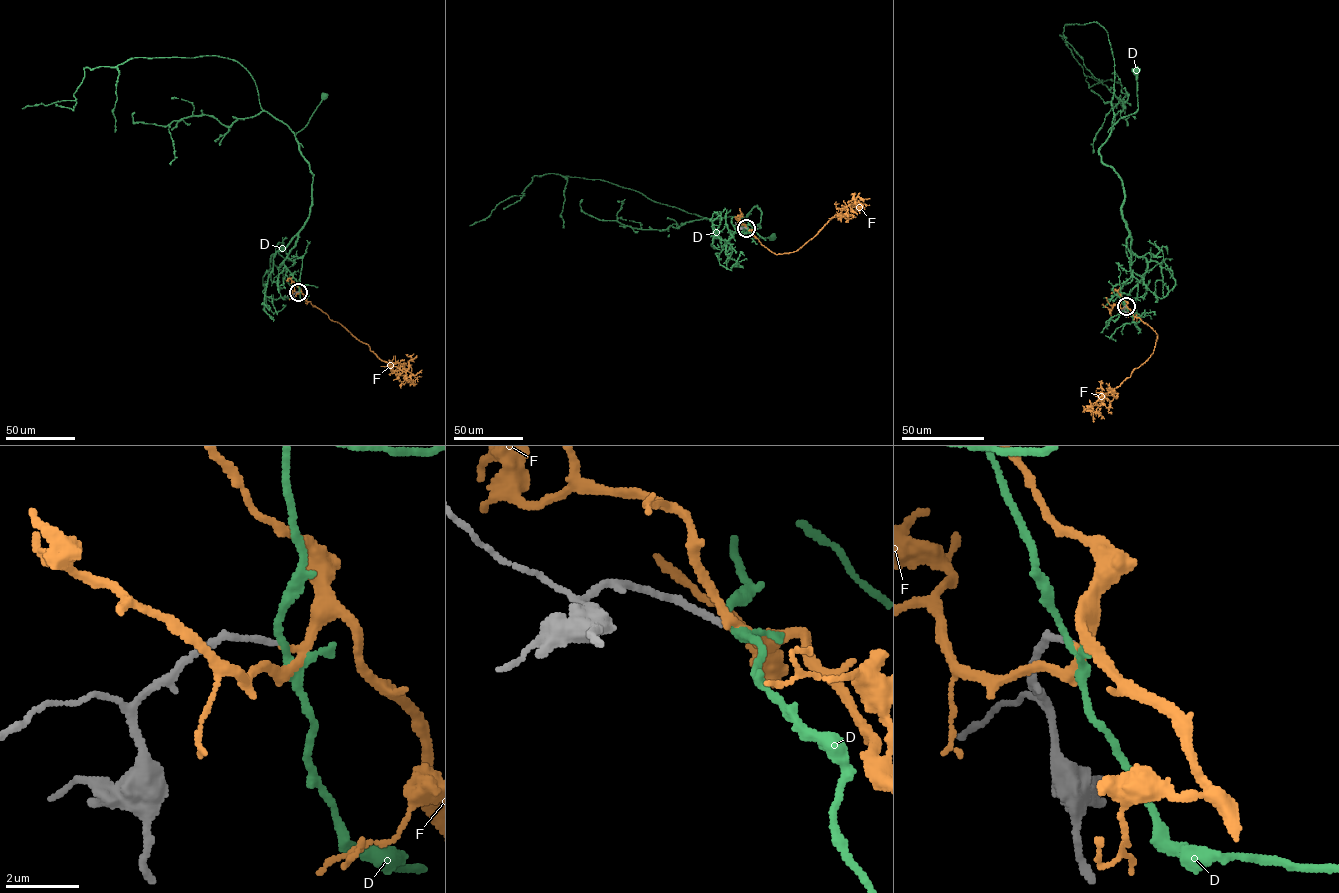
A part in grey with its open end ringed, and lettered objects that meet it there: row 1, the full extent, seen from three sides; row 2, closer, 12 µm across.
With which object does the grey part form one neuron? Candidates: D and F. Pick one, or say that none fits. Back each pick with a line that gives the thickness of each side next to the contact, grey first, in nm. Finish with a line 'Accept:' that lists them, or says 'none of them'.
F: 160 nm thick on the grey side, 170 nm on the other
Accept: F

